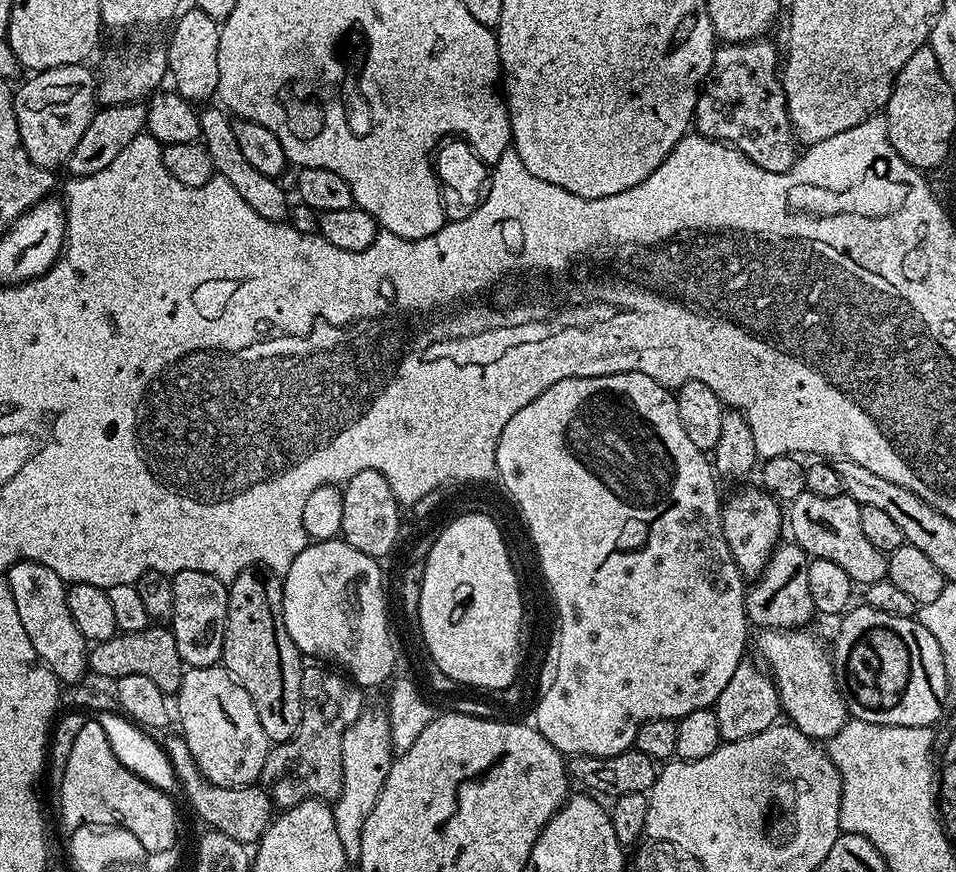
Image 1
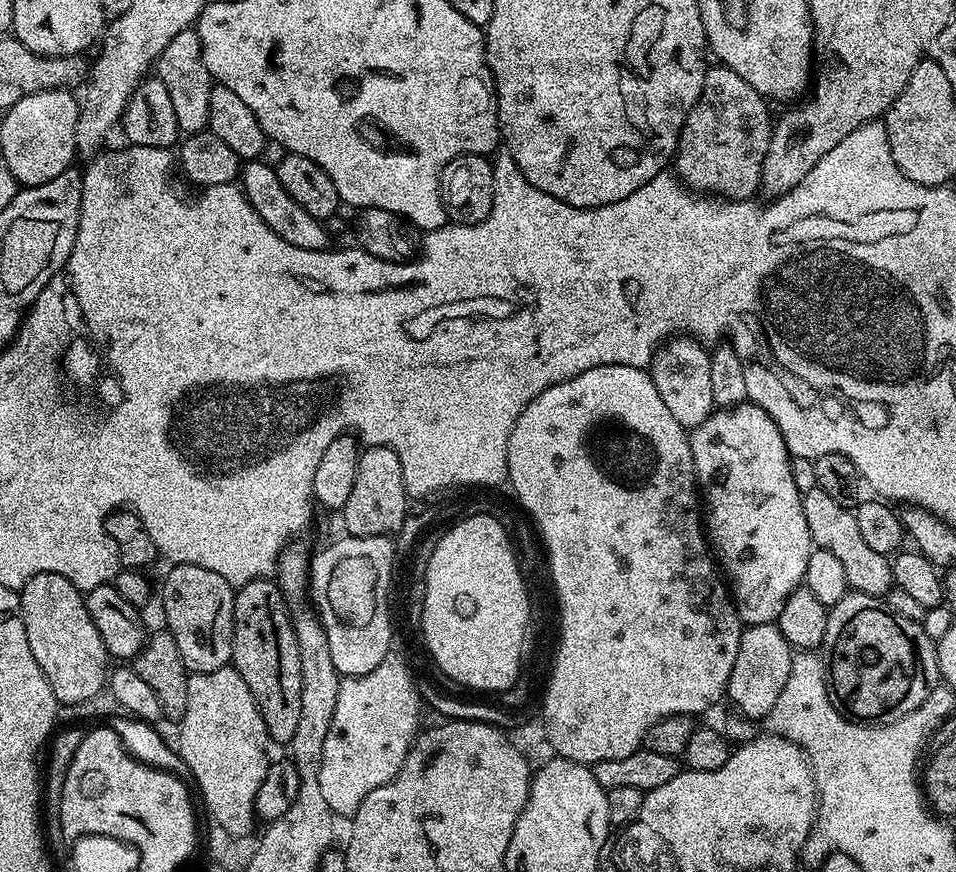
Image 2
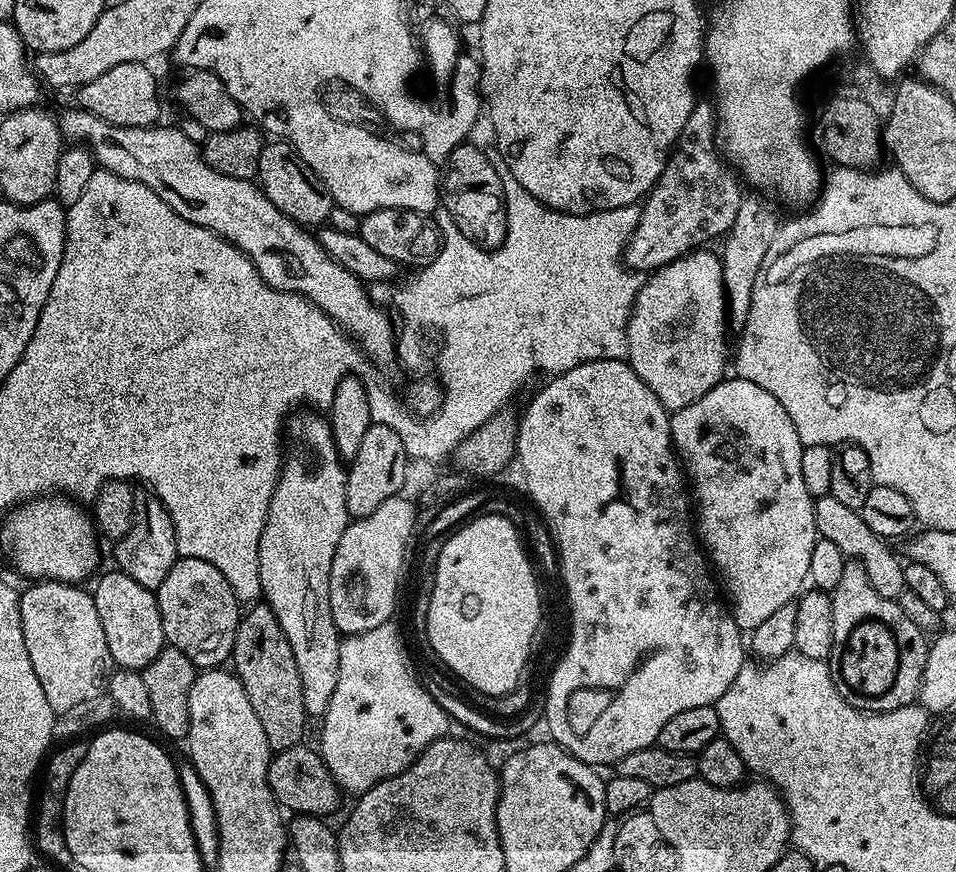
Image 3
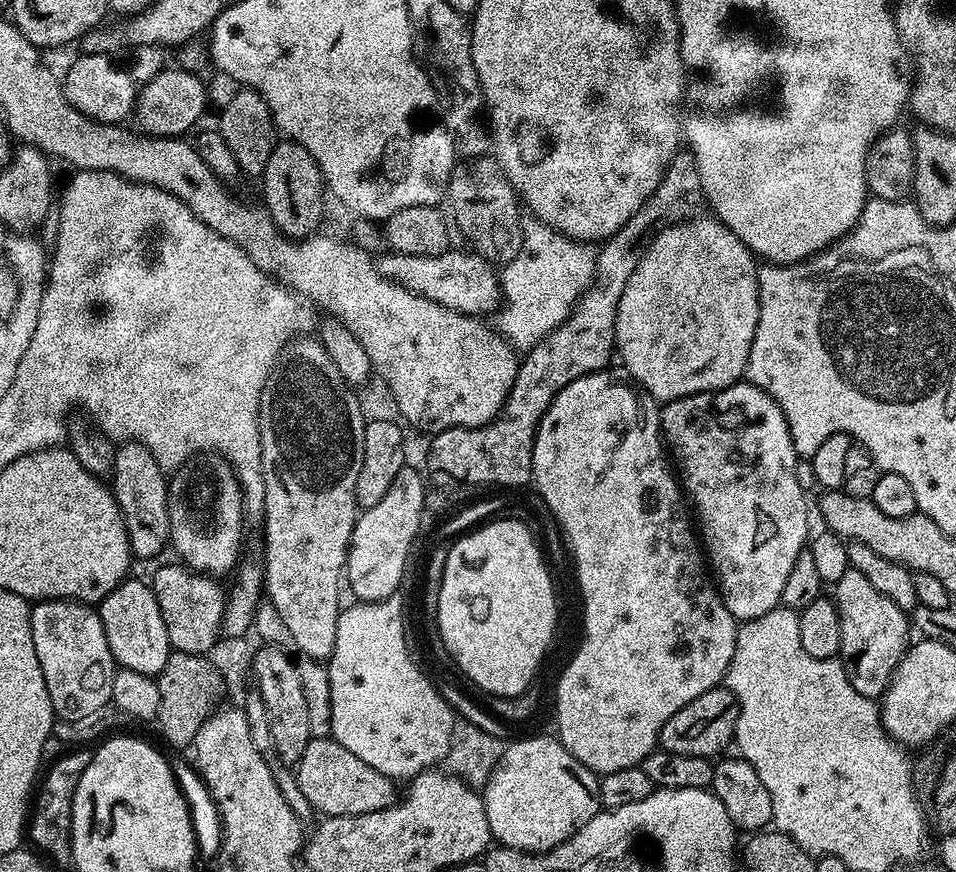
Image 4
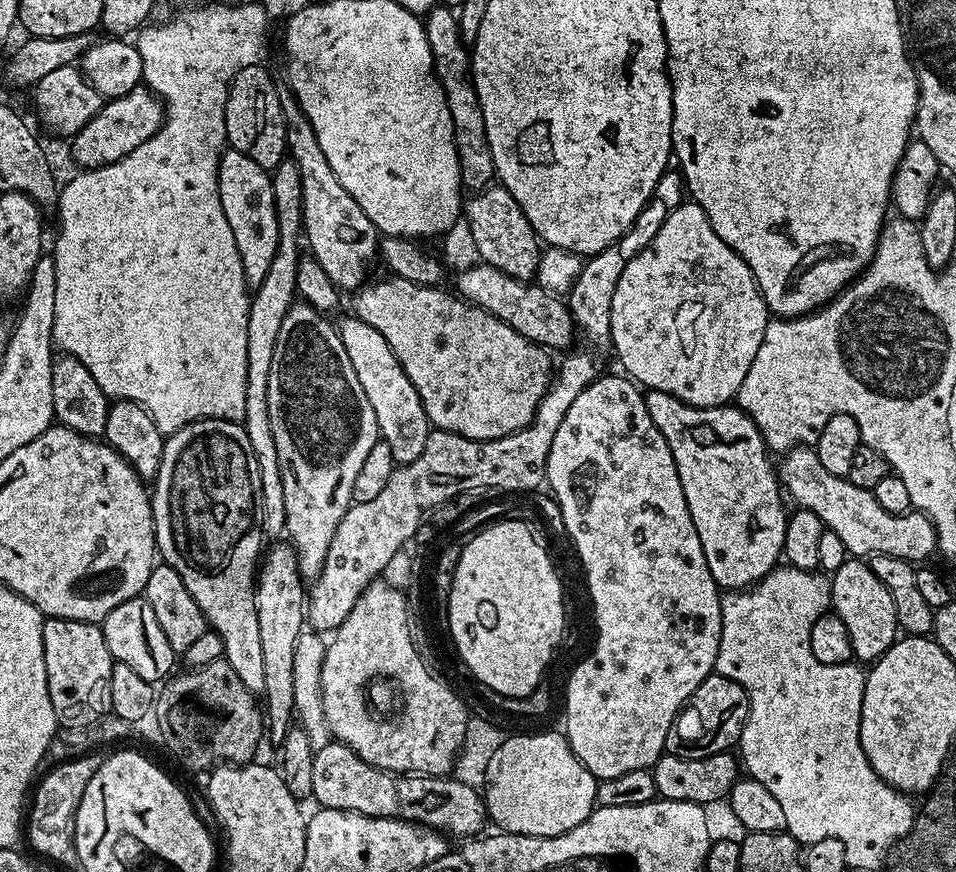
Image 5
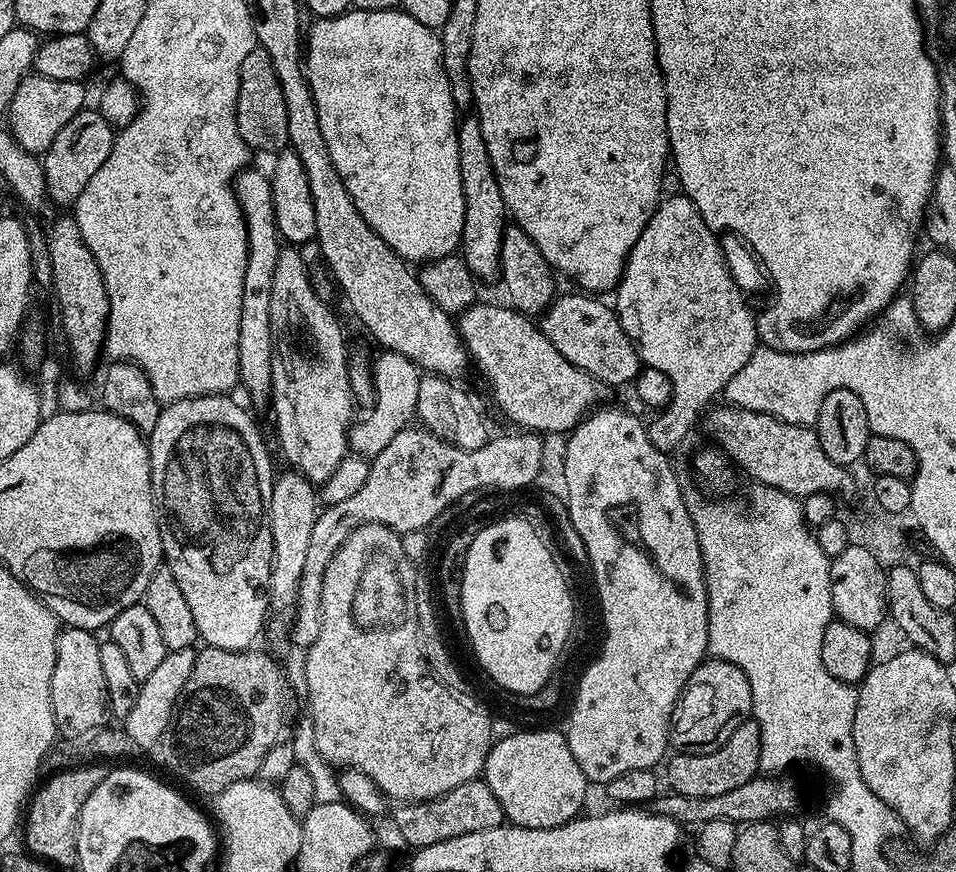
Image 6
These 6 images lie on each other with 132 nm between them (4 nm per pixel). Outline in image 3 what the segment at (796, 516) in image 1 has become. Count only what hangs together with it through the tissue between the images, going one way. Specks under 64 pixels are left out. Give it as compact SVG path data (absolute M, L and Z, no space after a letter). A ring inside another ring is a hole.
M831 494L821 496L815 501L816 505L816 530L819 539L826 542L834 542L838 550L849 560L862 562L866 570L866 578L870 578L870 586L882 594L882 598L899 601L900 595L906 591L904 586L904 564L902 560L892 553L893 545L885 540L883 536L874 534L870 526L860 517L859 511L850 506L842 506L838 498Z

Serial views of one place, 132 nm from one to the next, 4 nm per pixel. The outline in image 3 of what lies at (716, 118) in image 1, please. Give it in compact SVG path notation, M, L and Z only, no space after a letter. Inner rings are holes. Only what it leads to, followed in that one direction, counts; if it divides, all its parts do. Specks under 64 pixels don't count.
M693 103L690 118L686 118L686 126L682 126L682 134L668 158L667 166L662 170L658 182L652 187L640 208L638 226L629 238L628 245L624 247L624 267L631 268L637 274L651 274L657 268L664 268L690 252L711 245L708 244L711 240L719 241L728 235L730 226L734 226L734 218L738 214L738 206L742 199L742 180L718 151L716 121L716 110L711 103Z

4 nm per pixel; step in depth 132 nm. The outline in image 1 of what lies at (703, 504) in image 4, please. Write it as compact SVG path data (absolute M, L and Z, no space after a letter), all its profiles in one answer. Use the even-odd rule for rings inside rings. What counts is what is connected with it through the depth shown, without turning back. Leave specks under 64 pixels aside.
M759 486L744 488L723 501L720 520L724 524L724 537L730 546L730 554L740 567L741 573L748 578L759 577L767 566L772 551L781 543L780 524L782 528L781 505Z

